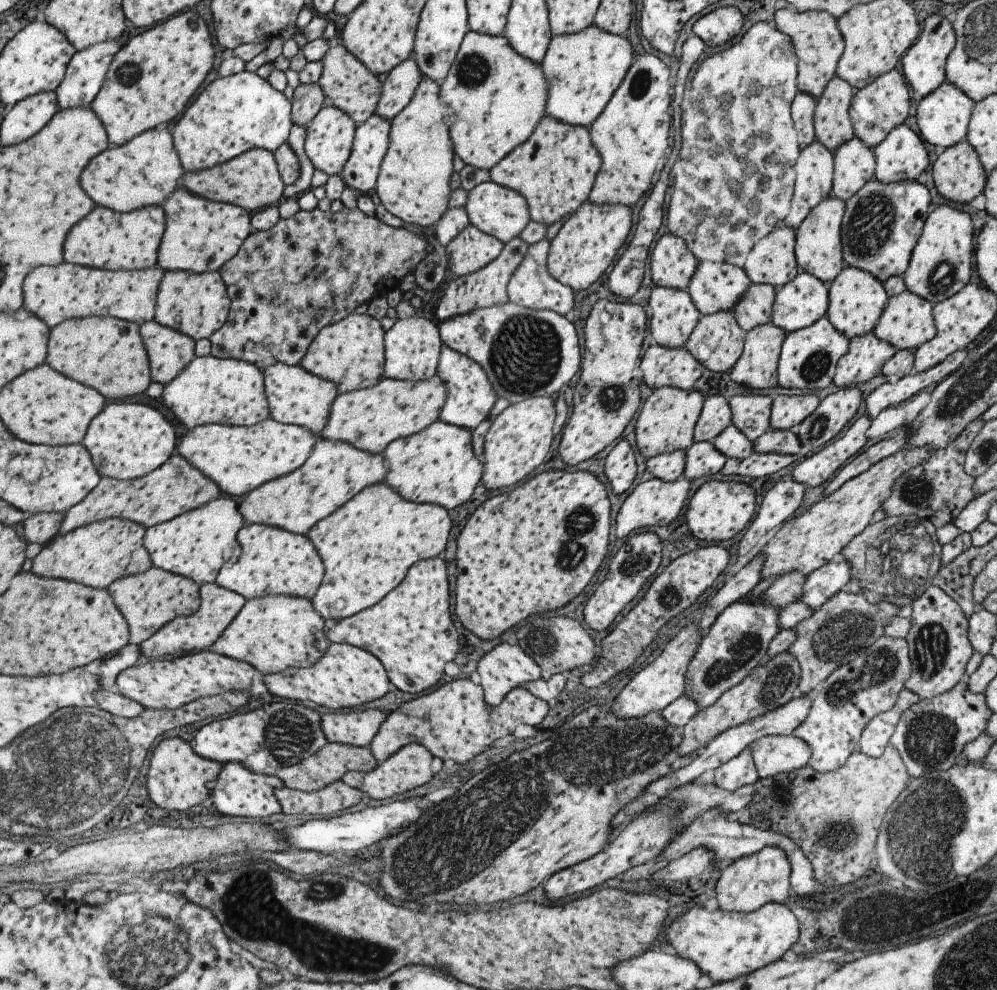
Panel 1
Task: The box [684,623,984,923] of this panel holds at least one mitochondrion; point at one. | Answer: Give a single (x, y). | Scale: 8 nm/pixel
(925, 829)

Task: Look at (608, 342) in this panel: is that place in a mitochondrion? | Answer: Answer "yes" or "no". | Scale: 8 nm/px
no

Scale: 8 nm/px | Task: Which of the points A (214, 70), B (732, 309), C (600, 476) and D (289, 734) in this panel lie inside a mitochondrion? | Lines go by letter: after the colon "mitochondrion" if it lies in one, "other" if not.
A: other
B: other
C: other
D: mitochondrion

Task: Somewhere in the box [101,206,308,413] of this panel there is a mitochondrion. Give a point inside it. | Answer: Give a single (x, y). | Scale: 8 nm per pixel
(278, 299)

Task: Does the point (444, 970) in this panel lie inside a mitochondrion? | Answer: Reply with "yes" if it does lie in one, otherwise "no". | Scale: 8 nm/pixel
no

